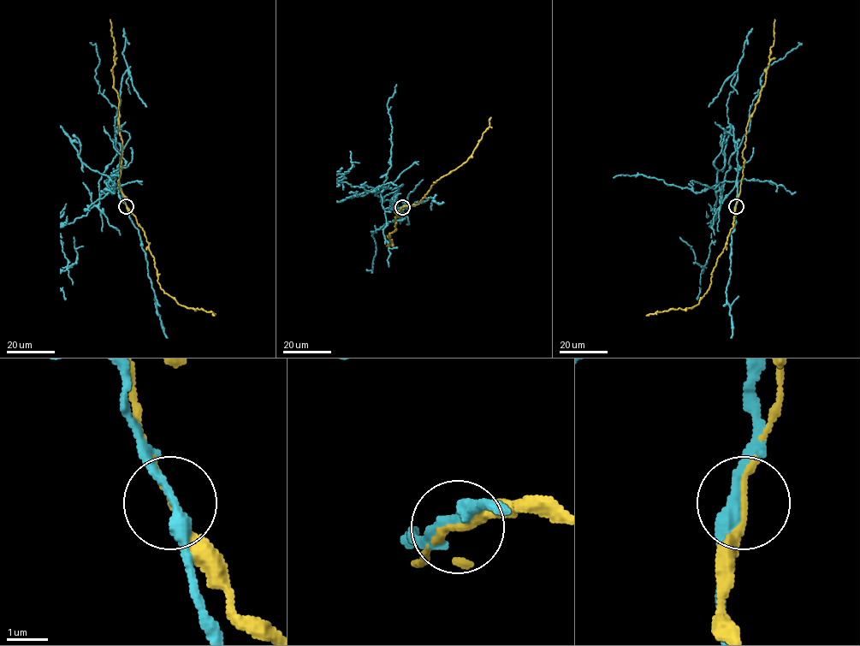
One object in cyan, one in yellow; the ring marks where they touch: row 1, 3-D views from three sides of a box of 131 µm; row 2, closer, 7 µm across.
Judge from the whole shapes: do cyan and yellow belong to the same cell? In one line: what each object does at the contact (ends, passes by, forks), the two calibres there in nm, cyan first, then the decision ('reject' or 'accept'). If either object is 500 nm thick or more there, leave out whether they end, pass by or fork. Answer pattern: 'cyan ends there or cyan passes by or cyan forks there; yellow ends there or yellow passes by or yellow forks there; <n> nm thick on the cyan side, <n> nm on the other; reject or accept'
cyan passes by; yellow passes by; 300 nm thick on the cyan side, 160 nm on the other; reject

